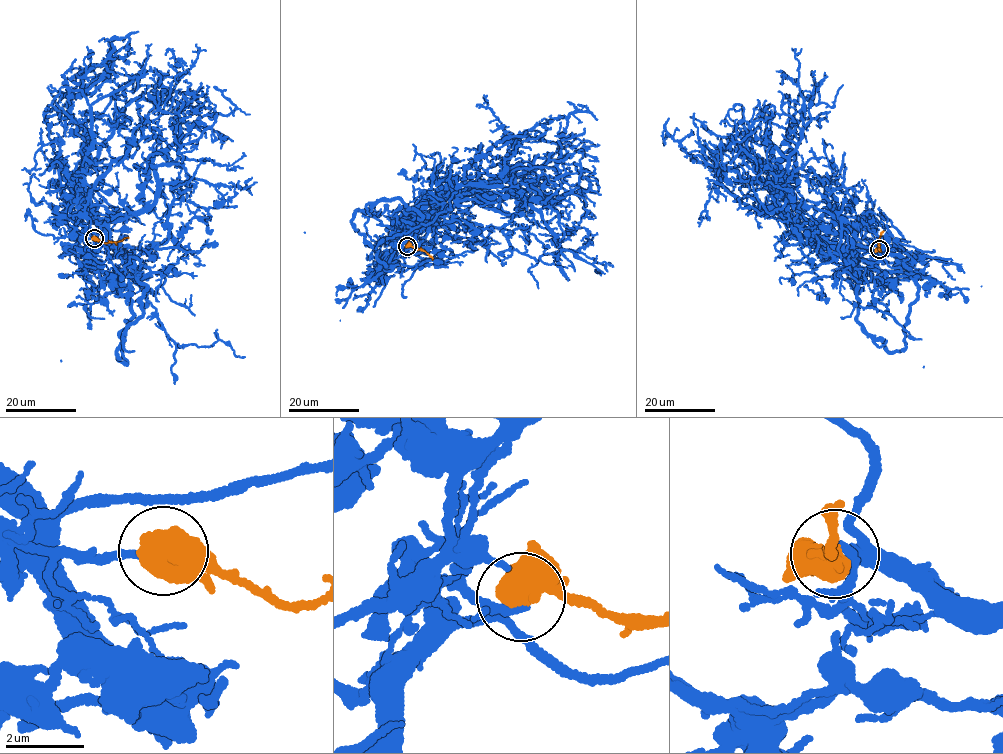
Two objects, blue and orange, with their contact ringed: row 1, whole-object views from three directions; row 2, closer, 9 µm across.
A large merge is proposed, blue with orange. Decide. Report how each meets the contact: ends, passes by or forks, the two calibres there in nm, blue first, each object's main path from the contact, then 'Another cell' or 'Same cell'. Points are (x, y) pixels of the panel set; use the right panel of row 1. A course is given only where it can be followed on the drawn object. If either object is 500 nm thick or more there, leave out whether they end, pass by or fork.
Thickness 220 nm (blue) against 950 nm. Course of blue: (879, 249), (871, 259), (850, 245), (804, 242), (777, 200), (801, 136), (803, 101), (832, 106), (843, 84). Course of orange: (879, 249), (883, 231). Same cell

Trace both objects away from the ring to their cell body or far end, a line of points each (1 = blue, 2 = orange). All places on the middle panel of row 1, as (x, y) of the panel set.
1: (407, 246), (395, 234), (462, 185), (508, 181), (561, 242), (528, 269), (538, 288)
2: (407, 246), (424, 250), (432, 260)

